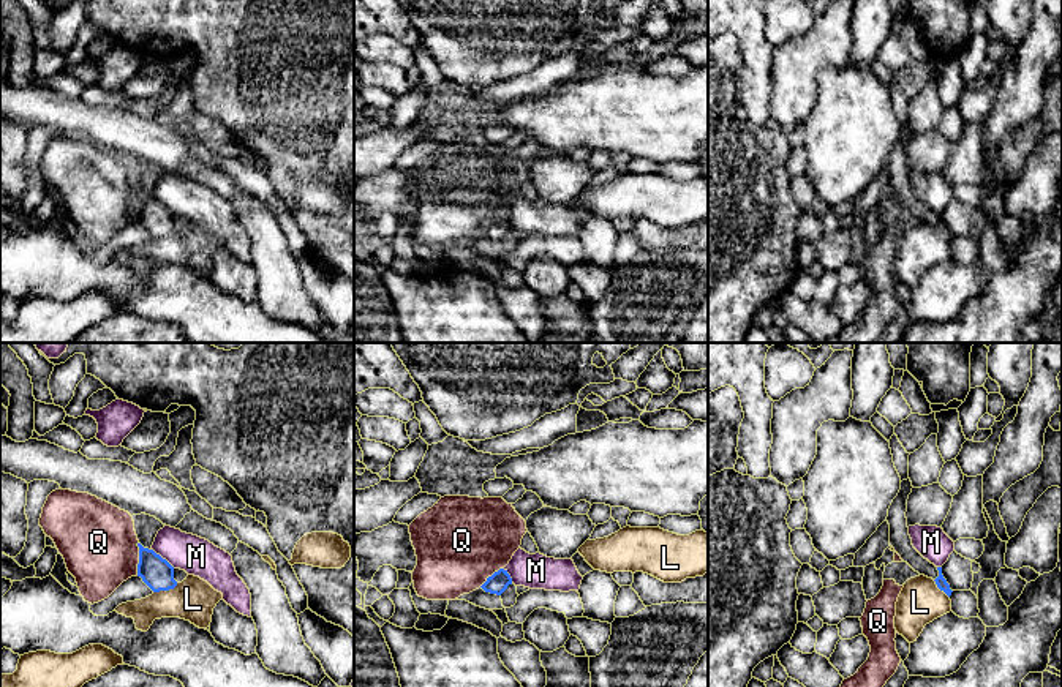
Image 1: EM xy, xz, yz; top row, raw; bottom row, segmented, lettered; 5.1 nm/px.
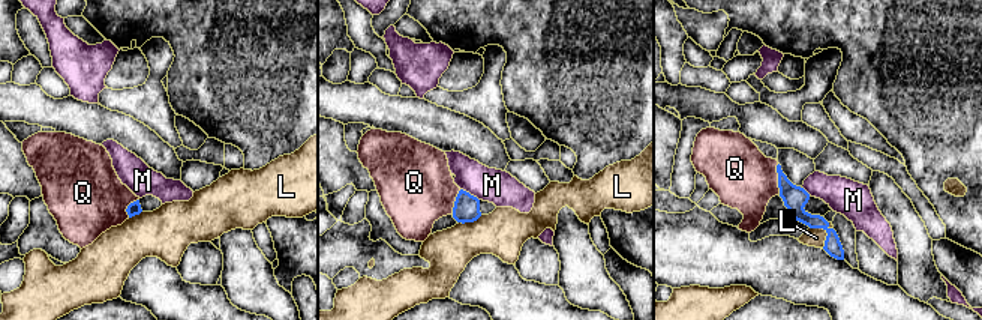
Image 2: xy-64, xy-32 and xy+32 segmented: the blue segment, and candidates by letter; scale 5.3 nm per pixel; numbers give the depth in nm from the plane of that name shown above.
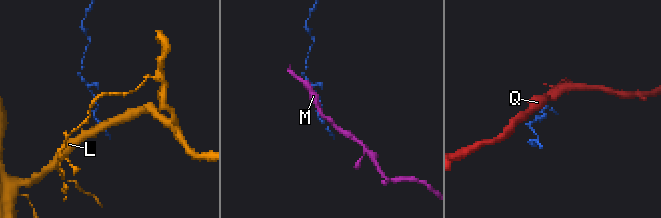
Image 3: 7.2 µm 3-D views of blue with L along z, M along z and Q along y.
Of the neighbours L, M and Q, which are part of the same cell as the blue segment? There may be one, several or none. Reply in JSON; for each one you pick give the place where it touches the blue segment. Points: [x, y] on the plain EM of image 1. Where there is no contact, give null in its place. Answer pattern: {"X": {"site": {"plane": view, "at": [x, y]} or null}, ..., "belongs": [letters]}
{"belongs": []}

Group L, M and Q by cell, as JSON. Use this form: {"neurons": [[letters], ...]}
{"neurons": [["L"], ["M"], ["Q"]]}

